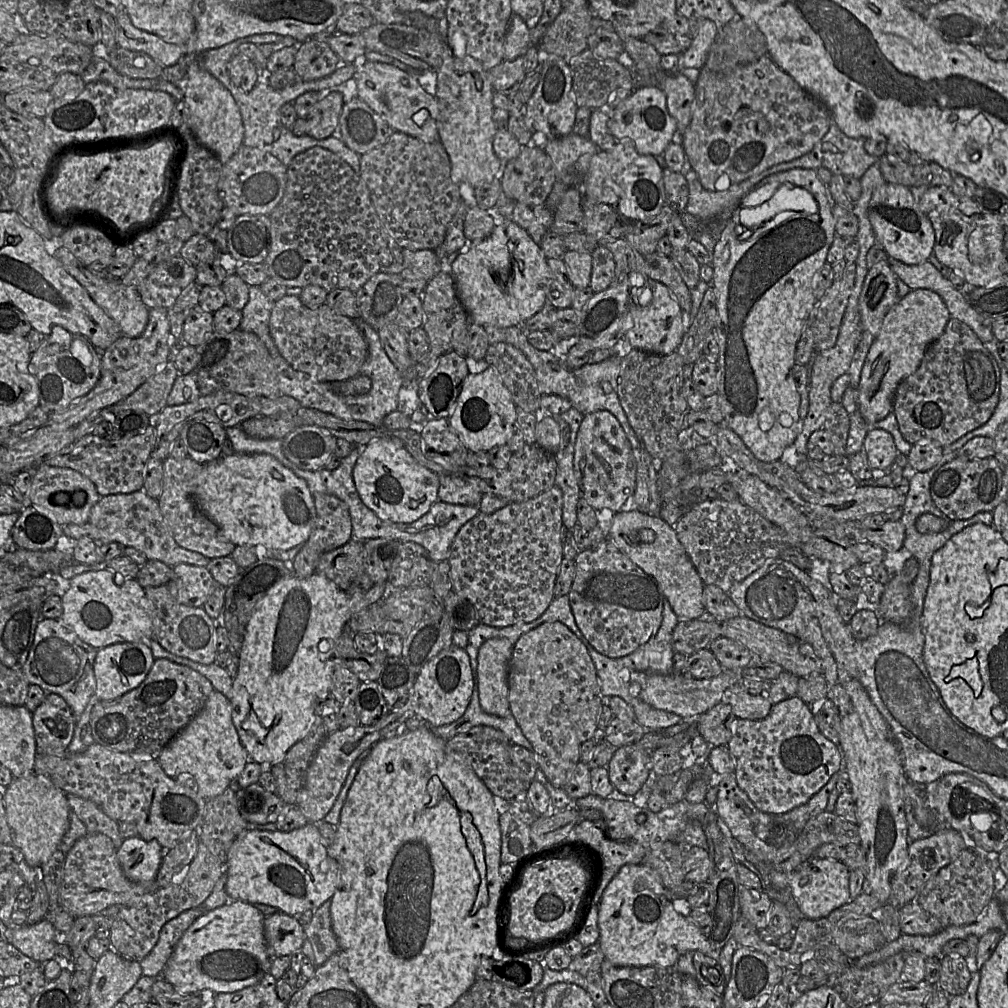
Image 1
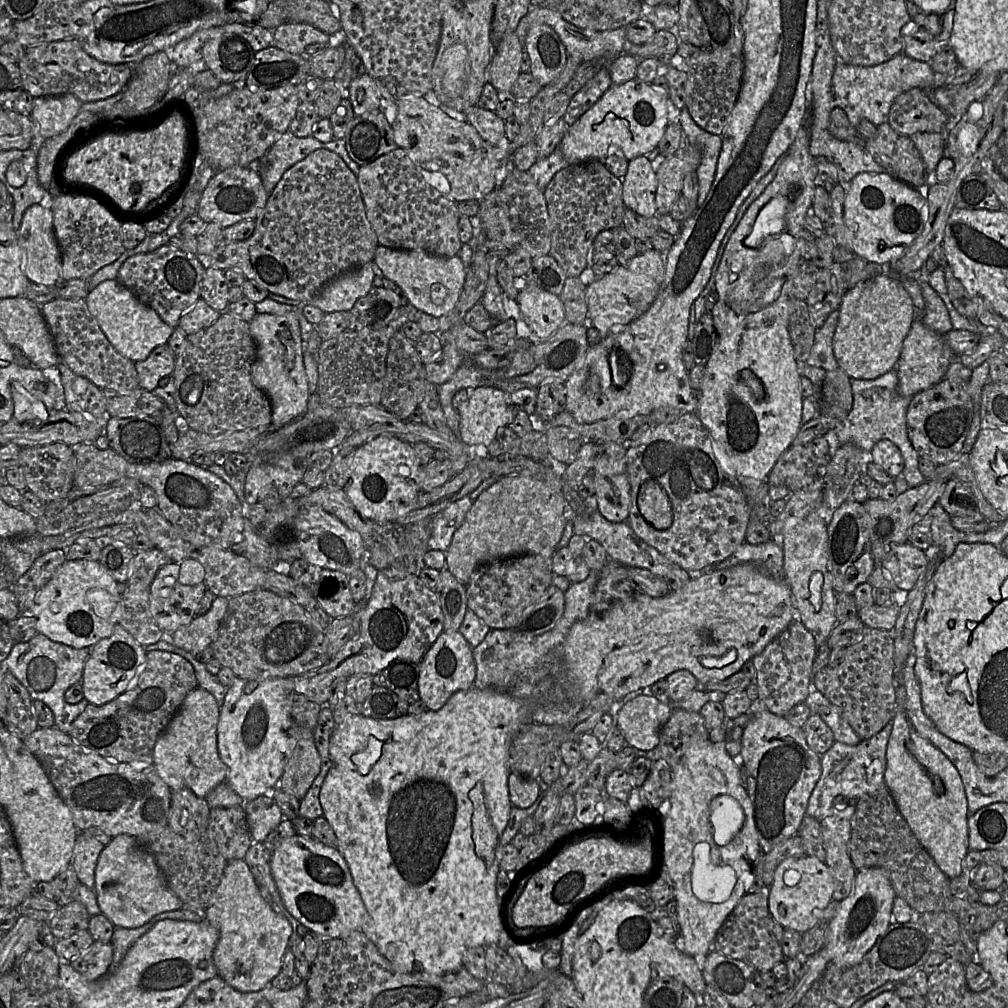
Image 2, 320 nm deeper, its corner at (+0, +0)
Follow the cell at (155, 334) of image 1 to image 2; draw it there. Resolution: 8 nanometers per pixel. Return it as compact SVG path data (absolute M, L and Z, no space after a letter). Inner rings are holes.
M168 343L156 347L145 360L134 362L139 387L152 392L161 378L172 374L175 362L176 357Z

